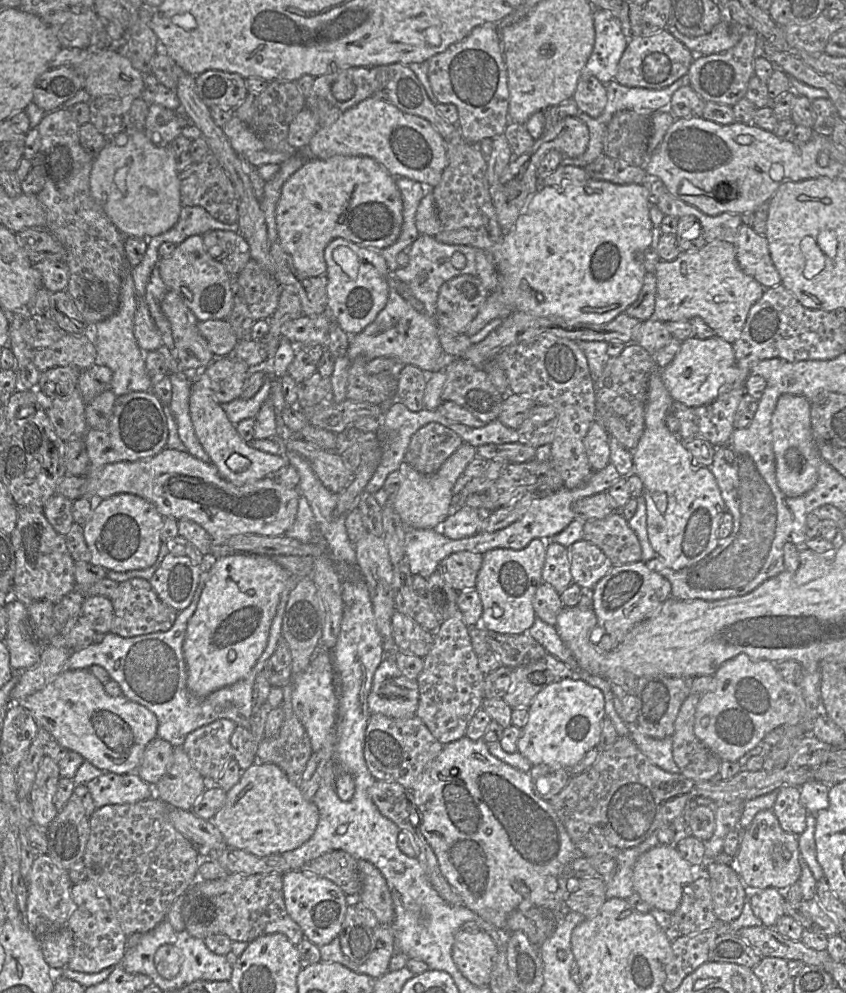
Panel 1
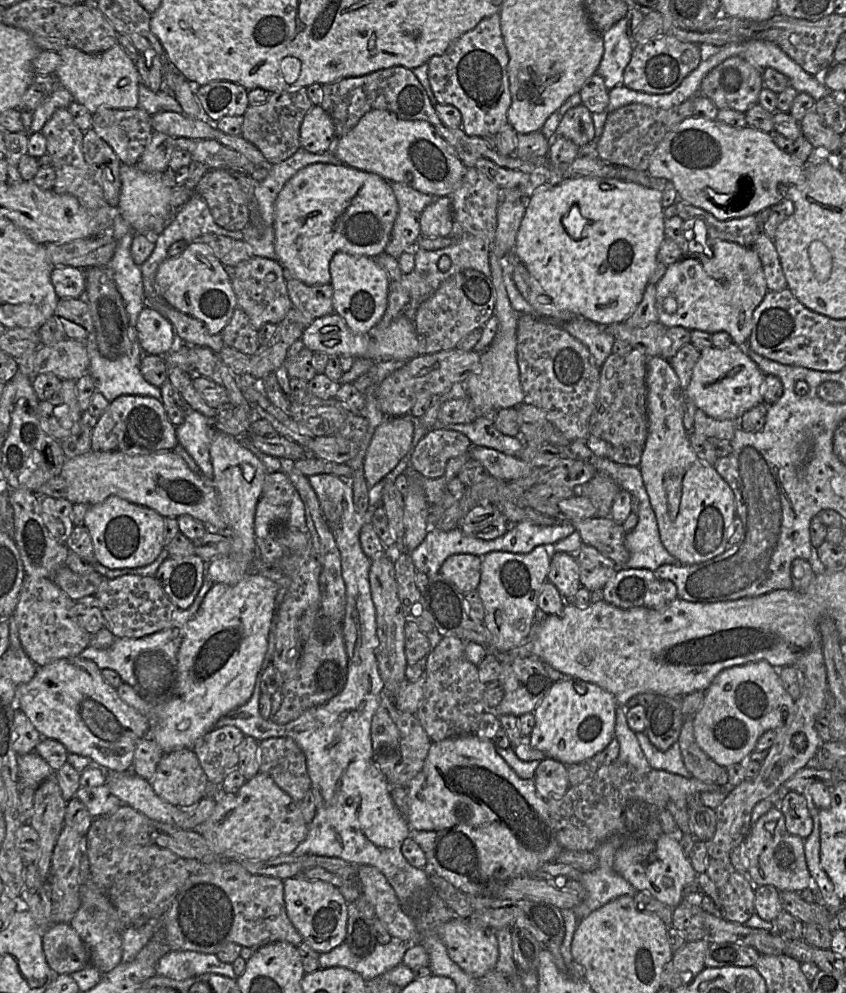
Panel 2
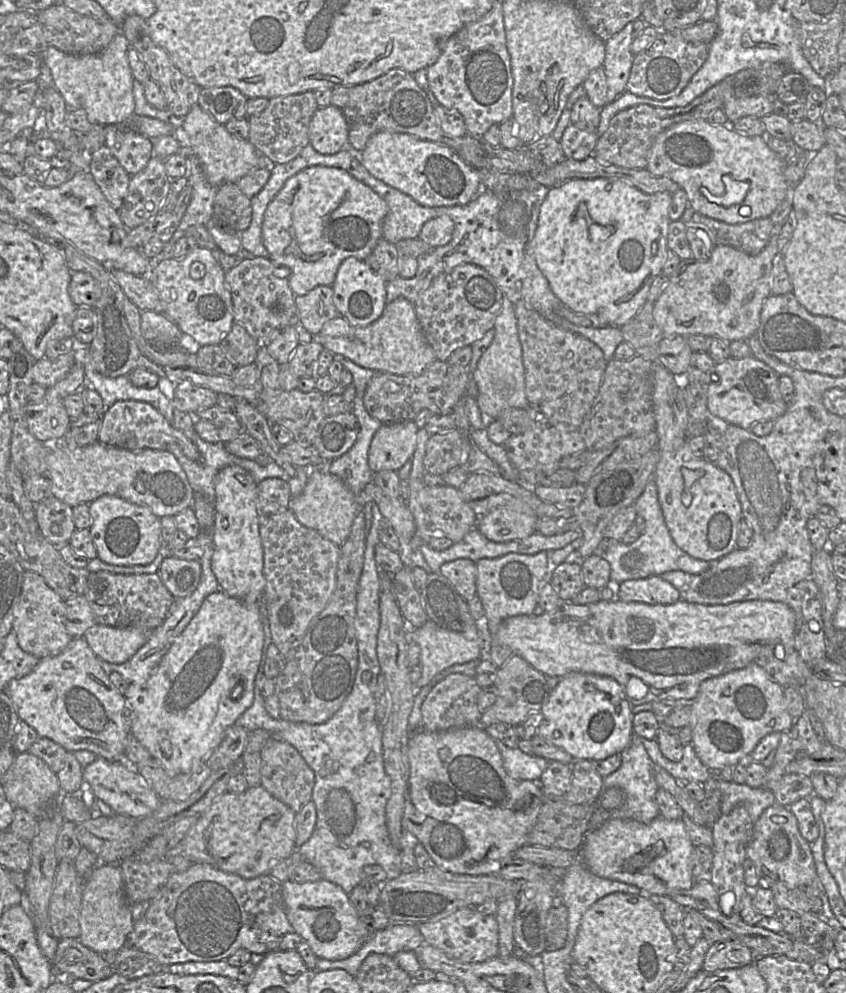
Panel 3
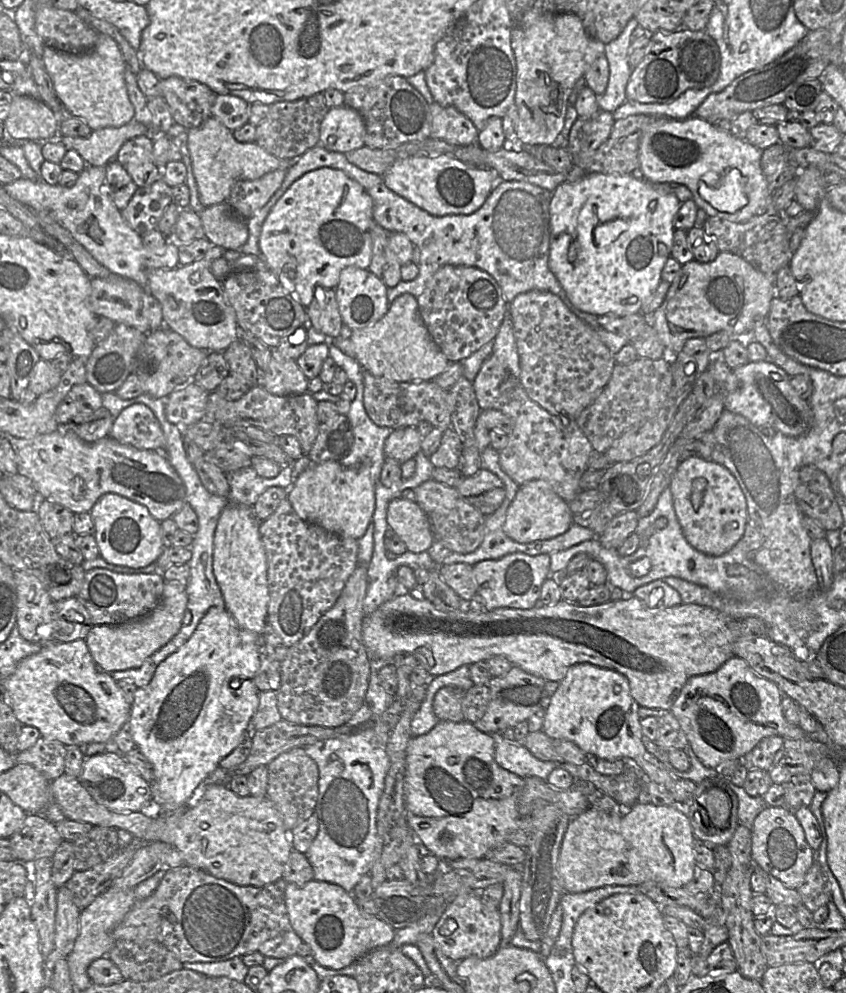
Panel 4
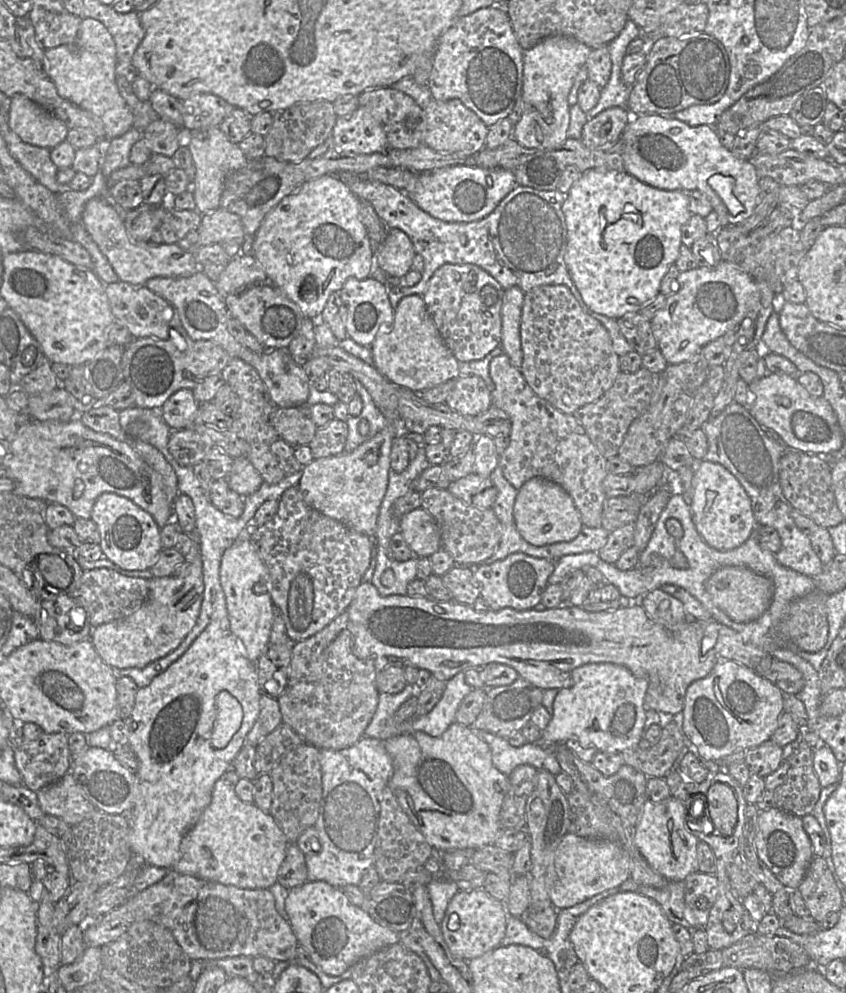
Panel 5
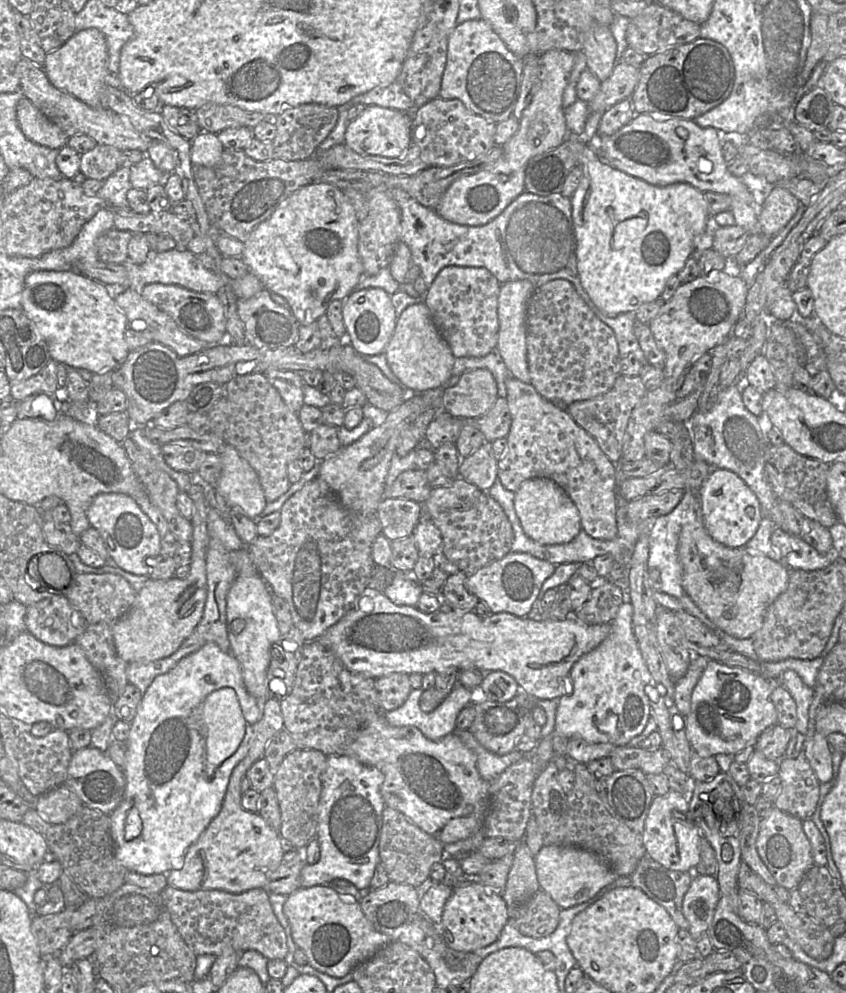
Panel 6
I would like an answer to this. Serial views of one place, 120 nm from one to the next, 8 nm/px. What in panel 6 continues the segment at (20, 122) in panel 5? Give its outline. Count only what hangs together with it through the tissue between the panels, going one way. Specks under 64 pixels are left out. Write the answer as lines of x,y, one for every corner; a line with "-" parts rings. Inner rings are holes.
27,97
19,100
16,115
21,131
29,140
58,150
67,145
68,136

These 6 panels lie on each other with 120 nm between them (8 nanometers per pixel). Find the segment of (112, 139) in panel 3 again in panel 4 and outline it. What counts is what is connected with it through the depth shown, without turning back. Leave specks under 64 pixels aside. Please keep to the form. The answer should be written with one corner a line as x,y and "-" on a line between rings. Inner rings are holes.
141,135
126,141
119,152
116,160
126,169
137,187
146,187
162,178
162,168
155,165
153,159
153,135

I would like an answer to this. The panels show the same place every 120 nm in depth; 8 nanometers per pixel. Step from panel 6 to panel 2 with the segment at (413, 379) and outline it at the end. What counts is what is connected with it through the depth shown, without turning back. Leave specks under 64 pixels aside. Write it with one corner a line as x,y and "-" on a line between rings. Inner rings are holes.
331,313
313,320
304,329
301,340
304,346
313,352
322,351
329,356
366,358
375,362
408,361
419,354
415,323
405,316
395,319
386,328
379,328
375,325
366,333
355,333
348,328
340,315

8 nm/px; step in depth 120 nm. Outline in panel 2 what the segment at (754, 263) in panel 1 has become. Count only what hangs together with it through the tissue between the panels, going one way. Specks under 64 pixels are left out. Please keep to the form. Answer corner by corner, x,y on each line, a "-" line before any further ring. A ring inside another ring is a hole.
761,232
751,248
758,254
761,260
768,291
785,289
787,281
773,241

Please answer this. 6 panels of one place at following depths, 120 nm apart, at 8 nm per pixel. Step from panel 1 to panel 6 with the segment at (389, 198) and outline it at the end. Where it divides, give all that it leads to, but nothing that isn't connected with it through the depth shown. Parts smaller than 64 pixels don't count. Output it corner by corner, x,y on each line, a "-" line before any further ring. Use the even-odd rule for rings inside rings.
314,181
286,198
275,211
259,223
244,242
241,258
265,289
281,295
300,325
317,322
334,300
344,300
364,274
358,251
359,221
355,209
338,187

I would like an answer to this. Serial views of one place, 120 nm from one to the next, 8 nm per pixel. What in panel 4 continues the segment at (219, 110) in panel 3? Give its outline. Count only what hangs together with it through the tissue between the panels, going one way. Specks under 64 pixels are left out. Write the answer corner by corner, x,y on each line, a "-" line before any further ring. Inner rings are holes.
217,94
211,111
232,132
249,122
249,104
237,96

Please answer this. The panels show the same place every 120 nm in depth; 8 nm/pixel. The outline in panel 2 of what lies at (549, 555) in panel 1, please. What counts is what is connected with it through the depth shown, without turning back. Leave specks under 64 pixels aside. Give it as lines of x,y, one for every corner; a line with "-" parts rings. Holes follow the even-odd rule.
553,552
550,557
548,581
555,585
563,599
580,588
579,566
567,552

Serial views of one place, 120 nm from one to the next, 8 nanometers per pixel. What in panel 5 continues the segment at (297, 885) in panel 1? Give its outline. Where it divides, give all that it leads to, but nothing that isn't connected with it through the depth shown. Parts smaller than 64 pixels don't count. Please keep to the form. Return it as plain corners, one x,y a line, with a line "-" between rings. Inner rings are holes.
306,881
301,886
289,889
285,909
298,943
308,950
311,961
331,976
340,976
361,959
382,948
399,943
401,935
404,934
377,923
361,907
354,905
344,891
325,881

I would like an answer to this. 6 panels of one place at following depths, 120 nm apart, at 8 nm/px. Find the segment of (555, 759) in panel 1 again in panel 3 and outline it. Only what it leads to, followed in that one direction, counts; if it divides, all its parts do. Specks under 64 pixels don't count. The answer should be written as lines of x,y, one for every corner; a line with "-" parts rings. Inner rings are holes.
570,672
550,691
540,711
543,718
536,735
568,752
574,761
602,760
631,744
634,714
622,687
611,677

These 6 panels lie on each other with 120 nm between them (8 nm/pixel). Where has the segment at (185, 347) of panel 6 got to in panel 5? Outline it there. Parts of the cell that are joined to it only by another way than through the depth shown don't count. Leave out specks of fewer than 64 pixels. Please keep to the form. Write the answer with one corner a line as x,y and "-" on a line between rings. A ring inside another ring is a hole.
124,281
105,284
112,314
116,321
122,322
136,338
153,337
168,340
170,330
176,330
182,338
189,337
183,327
178,311
169,301
155,294
145,285
133,286

